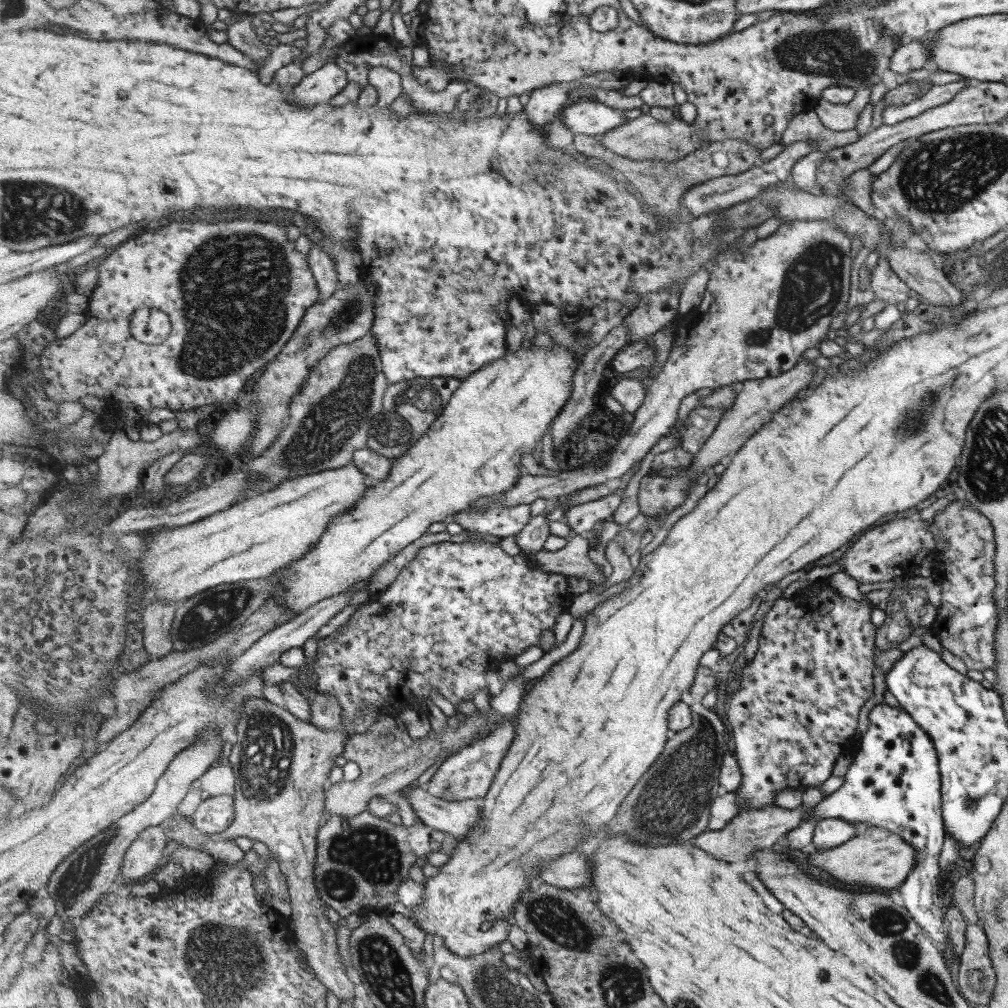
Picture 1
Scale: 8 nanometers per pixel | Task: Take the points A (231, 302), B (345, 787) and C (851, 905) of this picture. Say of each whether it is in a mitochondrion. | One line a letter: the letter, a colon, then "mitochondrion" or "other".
A: mitochondrion
B: other
C: mitochondrion

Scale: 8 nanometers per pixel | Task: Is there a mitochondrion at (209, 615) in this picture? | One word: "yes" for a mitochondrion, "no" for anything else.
yes

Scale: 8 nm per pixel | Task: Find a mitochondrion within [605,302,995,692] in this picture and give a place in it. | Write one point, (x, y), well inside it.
(896, 436)

